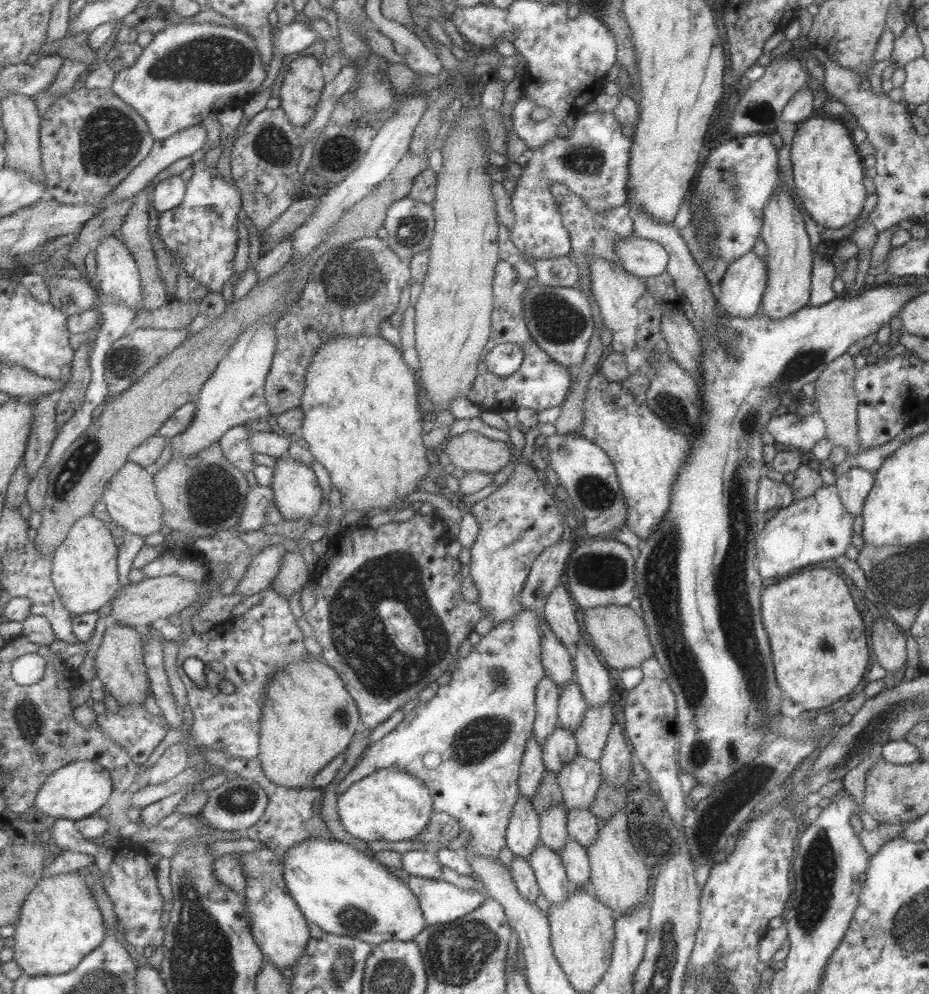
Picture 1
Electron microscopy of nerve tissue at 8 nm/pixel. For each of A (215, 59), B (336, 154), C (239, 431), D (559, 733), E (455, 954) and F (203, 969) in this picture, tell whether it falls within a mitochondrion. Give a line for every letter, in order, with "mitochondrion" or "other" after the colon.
A: mitochondrion
B: mitochondrion
C: other
D: other
E: mitochondrion
F: mitochondrion

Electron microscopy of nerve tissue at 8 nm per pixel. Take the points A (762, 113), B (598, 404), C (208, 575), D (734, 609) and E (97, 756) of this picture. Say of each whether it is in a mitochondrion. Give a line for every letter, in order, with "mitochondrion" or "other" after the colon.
A: mitochondrion
B: other
C: other
D: mitochondrion
E: other

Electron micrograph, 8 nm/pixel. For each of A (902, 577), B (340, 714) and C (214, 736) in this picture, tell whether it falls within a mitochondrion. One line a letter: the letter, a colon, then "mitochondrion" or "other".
A: mitochondrion
B: mitochondrion
C: other

